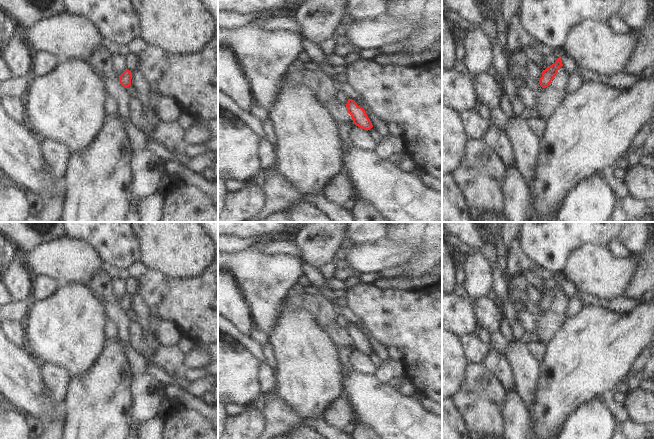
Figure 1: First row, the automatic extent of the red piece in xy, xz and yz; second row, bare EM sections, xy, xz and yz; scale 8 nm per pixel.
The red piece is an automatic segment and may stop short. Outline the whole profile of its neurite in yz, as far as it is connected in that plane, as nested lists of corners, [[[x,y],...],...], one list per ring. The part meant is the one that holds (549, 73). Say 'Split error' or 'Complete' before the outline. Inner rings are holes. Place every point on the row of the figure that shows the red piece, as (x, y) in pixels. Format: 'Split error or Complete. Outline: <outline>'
Complete. Outline: [[[558,58],[554,64],[543,70],[542,77],[539,80],[539,84],[542,88],[546,88],[549,86],[561,66],[563,66],[562,60],[561,58]]]

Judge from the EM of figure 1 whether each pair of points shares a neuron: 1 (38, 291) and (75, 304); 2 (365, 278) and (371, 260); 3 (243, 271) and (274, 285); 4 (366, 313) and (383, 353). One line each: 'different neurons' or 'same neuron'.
1: different neurons
2: different neurons
3: same neuron
4: different neurons

